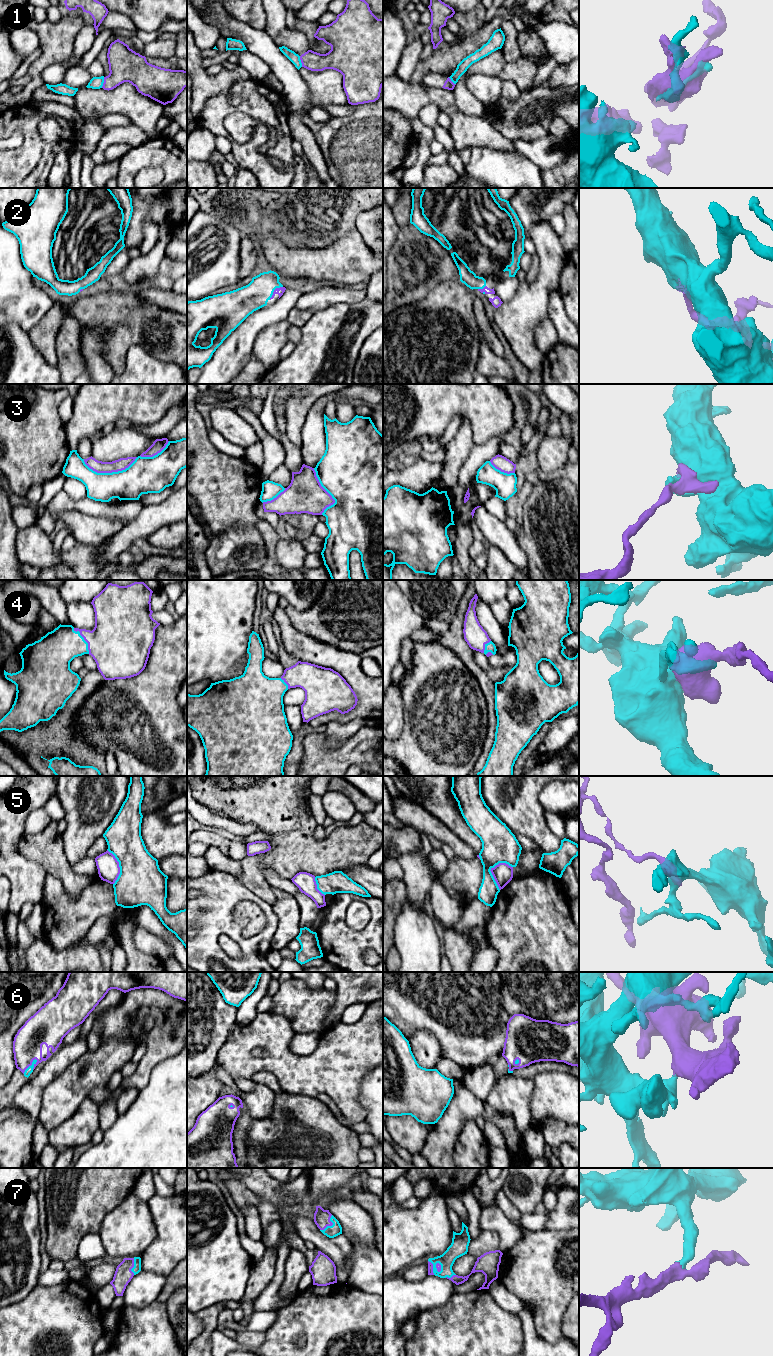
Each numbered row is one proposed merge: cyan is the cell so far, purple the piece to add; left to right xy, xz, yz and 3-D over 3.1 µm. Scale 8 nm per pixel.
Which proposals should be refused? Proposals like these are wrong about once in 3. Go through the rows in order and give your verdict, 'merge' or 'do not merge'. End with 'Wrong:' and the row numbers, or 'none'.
1: merge
2: merge
3: do not merge
4: merge
5: do not merge
6: merge
7: merge
Wrong: 3, 5

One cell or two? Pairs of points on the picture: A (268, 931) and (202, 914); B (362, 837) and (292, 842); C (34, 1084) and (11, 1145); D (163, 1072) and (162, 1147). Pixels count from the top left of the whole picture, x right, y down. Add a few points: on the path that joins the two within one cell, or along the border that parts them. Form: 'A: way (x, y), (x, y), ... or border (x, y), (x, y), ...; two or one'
A: way (252, 941), (242, 941), (225, 924), (218, 920); one
B: way (345, 846), (309, 846); one
C: way (31, 1099), (31, 1117), (20, 1130); one
D: way (163, 1091), (163, 1128); one

